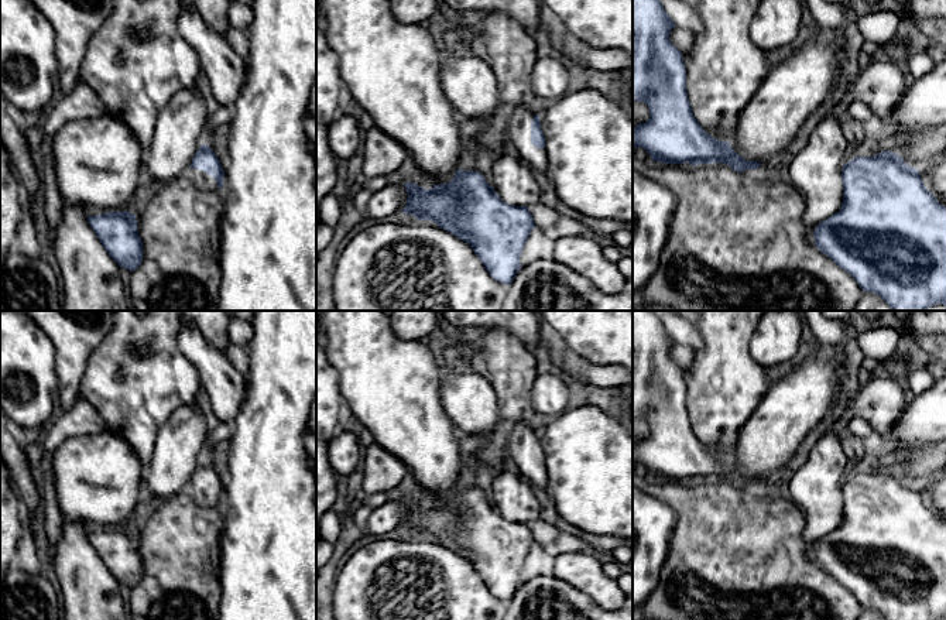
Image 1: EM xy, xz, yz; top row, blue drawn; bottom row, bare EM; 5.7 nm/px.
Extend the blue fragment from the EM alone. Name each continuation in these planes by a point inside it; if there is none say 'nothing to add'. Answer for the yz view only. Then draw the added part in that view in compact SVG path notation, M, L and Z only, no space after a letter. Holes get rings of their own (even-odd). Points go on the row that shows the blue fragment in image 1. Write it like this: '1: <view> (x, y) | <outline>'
1: yz (760, 173) | M761 164L757 169L744 169L743 172L751 177L755 177L757 179L772 182L767 177L767 164Z

